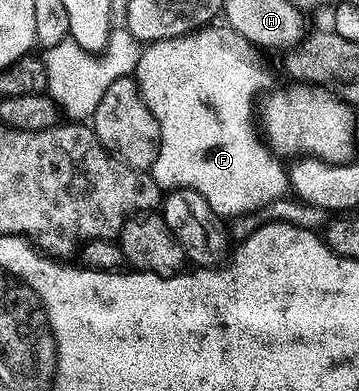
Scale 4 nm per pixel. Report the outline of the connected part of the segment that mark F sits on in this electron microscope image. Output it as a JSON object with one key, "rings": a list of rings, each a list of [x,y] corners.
{"rings":[[[209,26],[147,45],[138,58],[134,79],[140,97],[160,127],[160,153],[150,169],[152,179],[164,190],[194,190],[206,198],[210,210],[214,210],[217,216],[235,218],[283,197],[290,185],[285,167],[275,160],[273,149],[258,131],[256,91],[263,86],[264,76],[256,65],[248,61],[254,53],[254,45],[233,28],[216,27]]]}

